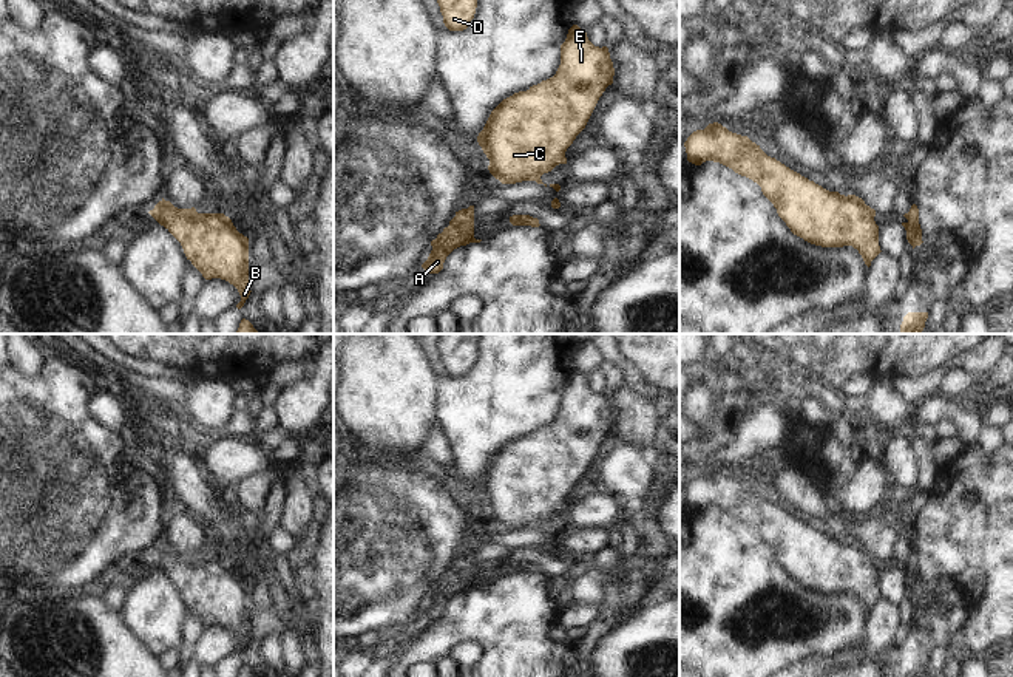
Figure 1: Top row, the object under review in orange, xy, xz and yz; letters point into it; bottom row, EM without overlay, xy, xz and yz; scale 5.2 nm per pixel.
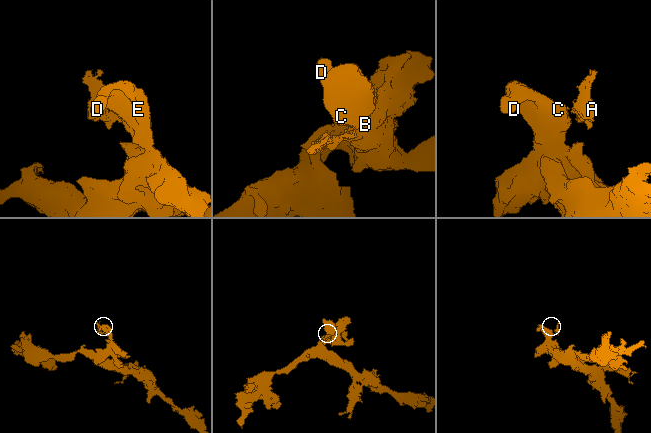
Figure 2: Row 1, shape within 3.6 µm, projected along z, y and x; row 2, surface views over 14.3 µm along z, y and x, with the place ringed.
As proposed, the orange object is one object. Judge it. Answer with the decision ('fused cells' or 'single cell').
fused cells

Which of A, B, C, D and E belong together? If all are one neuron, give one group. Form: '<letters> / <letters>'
A / B C D E

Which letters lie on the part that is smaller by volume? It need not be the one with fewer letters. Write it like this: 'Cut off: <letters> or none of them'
Cut off: A

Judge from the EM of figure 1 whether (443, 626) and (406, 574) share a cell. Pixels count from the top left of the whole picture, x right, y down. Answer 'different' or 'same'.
different

